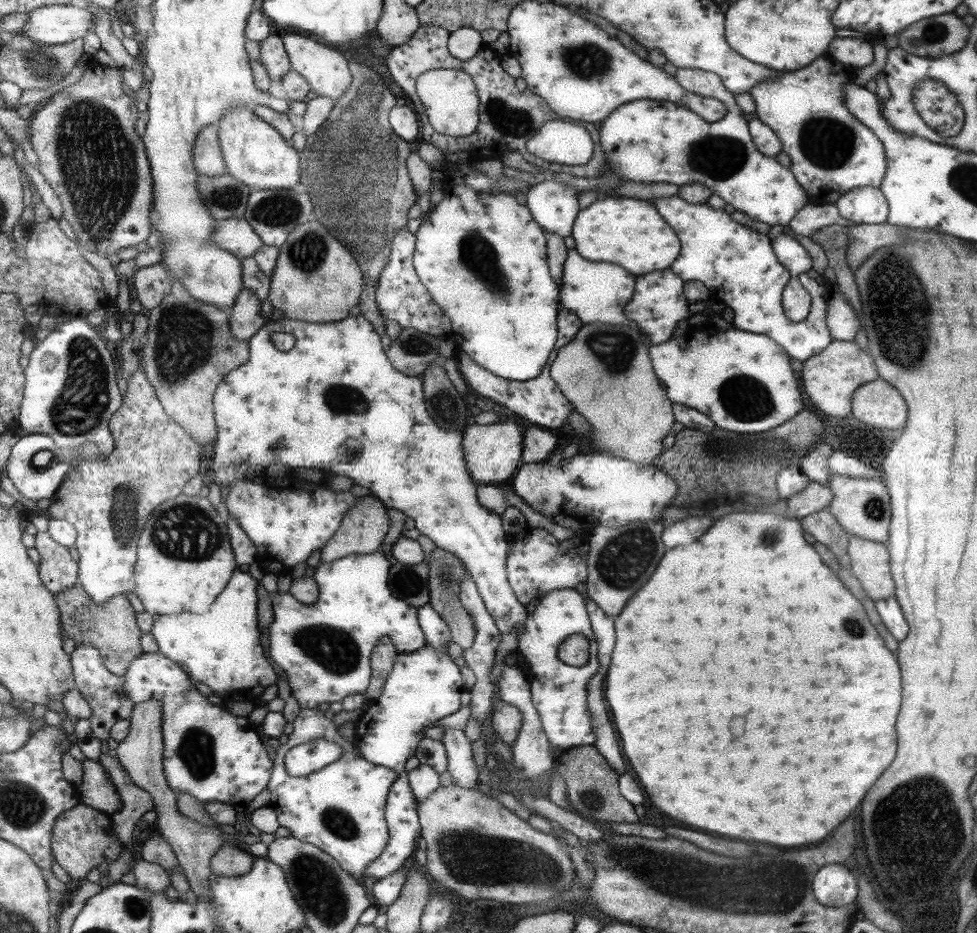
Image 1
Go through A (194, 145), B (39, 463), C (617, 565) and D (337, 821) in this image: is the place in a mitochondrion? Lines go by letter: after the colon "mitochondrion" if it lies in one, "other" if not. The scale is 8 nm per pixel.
A: other
B: mitochondrion
C: mitochondrion
D: mitochondrion

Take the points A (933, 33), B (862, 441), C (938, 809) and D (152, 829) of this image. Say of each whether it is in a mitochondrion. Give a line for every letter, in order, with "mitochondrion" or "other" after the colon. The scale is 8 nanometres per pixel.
A: mitochondrion
B: other
C: mitochondrion
D: other

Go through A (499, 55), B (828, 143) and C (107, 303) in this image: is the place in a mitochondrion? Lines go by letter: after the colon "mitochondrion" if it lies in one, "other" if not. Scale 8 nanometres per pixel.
A: other
B: mitochondrion
C: other

